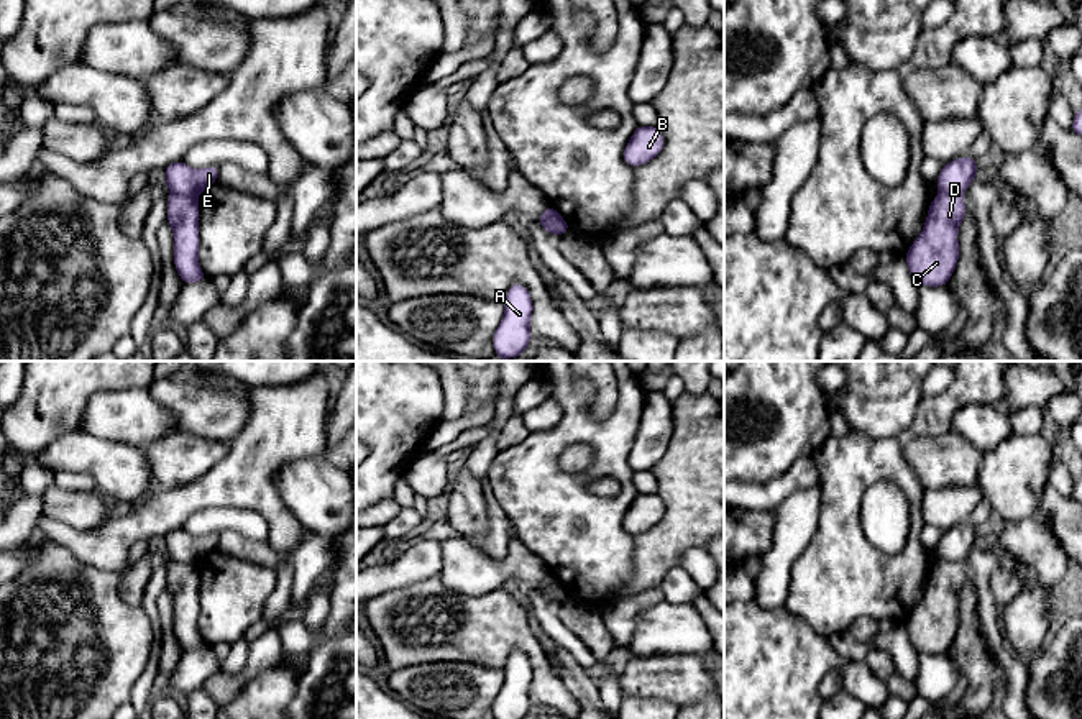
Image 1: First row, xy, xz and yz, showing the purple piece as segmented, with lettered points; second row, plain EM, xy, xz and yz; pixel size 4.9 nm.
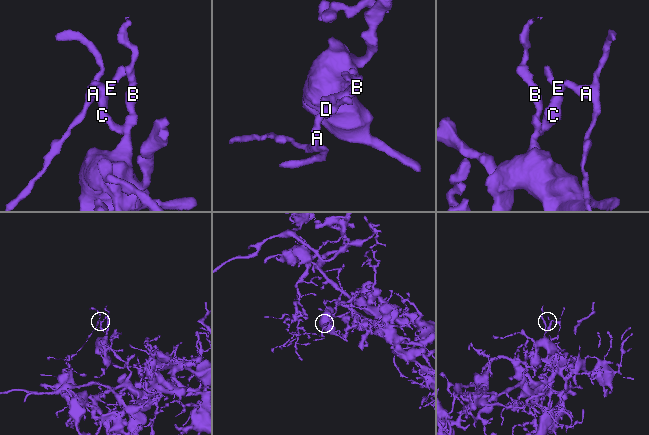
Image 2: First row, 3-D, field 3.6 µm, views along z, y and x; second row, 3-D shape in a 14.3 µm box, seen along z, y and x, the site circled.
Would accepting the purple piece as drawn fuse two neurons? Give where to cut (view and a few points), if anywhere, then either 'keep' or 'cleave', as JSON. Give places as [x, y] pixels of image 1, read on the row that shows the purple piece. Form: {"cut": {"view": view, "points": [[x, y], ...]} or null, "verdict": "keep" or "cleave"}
{"cut": {"view": "xy", "points": [[171, 191], [196, 196]]}, "verdict": "cleave"}

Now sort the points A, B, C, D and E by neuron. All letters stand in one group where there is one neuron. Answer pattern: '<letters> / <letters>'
A E / B C D

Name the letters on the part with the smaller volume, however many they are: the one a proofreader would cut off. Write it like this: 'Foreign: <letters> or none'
Foreign: A, E

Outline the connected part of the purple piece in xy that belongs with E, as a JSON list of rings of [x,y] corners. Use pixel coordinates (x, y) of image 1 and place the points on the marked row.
[[[182,161],[171,163],[164,167],[166,185],[172,194],[197,195],[217,182],[220,167],[192,169]]]

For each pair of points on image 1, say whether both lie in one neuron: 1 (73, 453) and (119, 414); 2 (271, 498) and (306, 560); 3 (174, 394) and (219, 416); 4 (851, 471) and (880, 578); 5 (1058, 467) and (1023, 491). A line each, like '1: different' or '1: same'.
1: different
2: different
3: same
4: same
5: different

